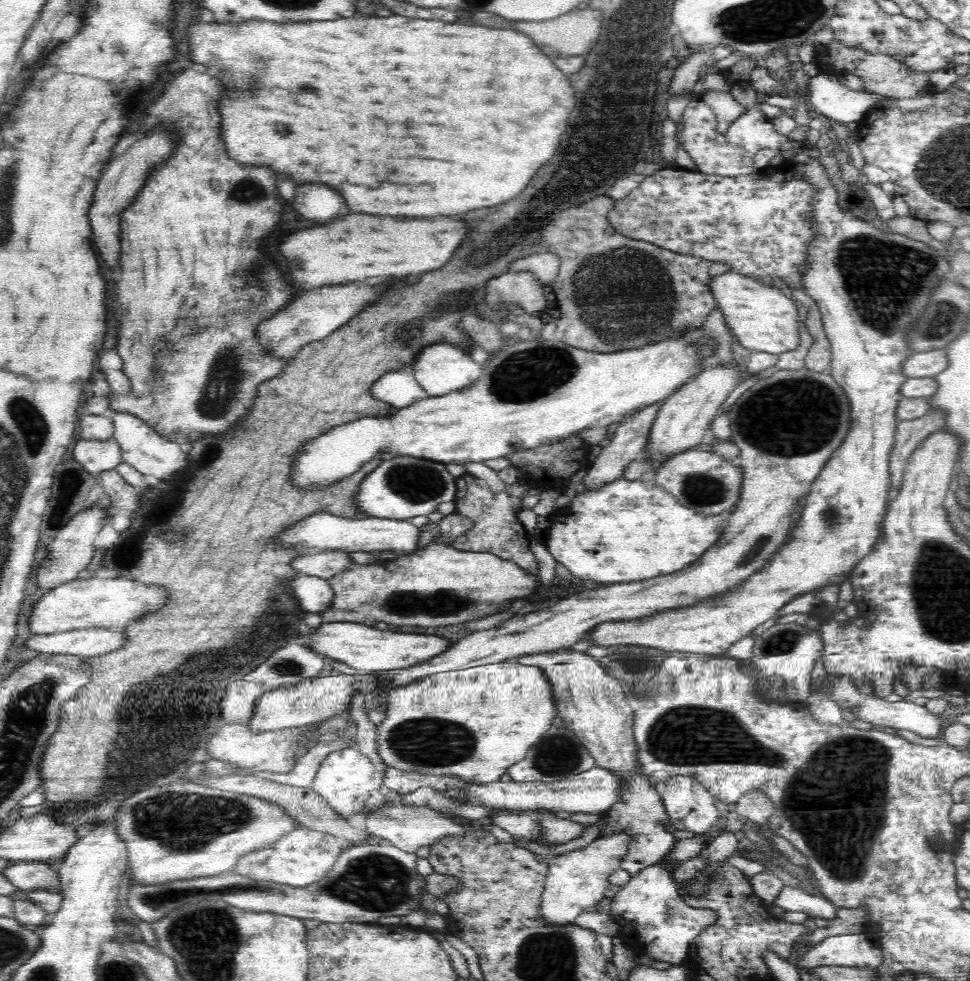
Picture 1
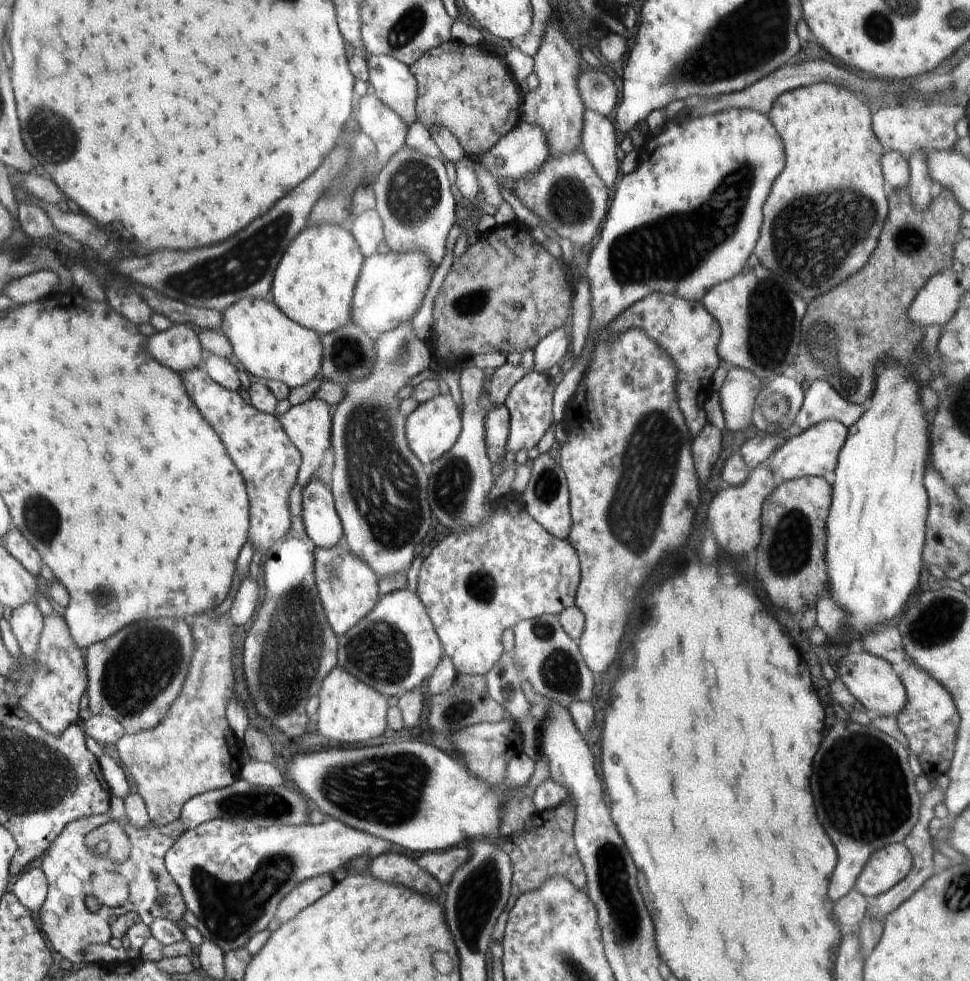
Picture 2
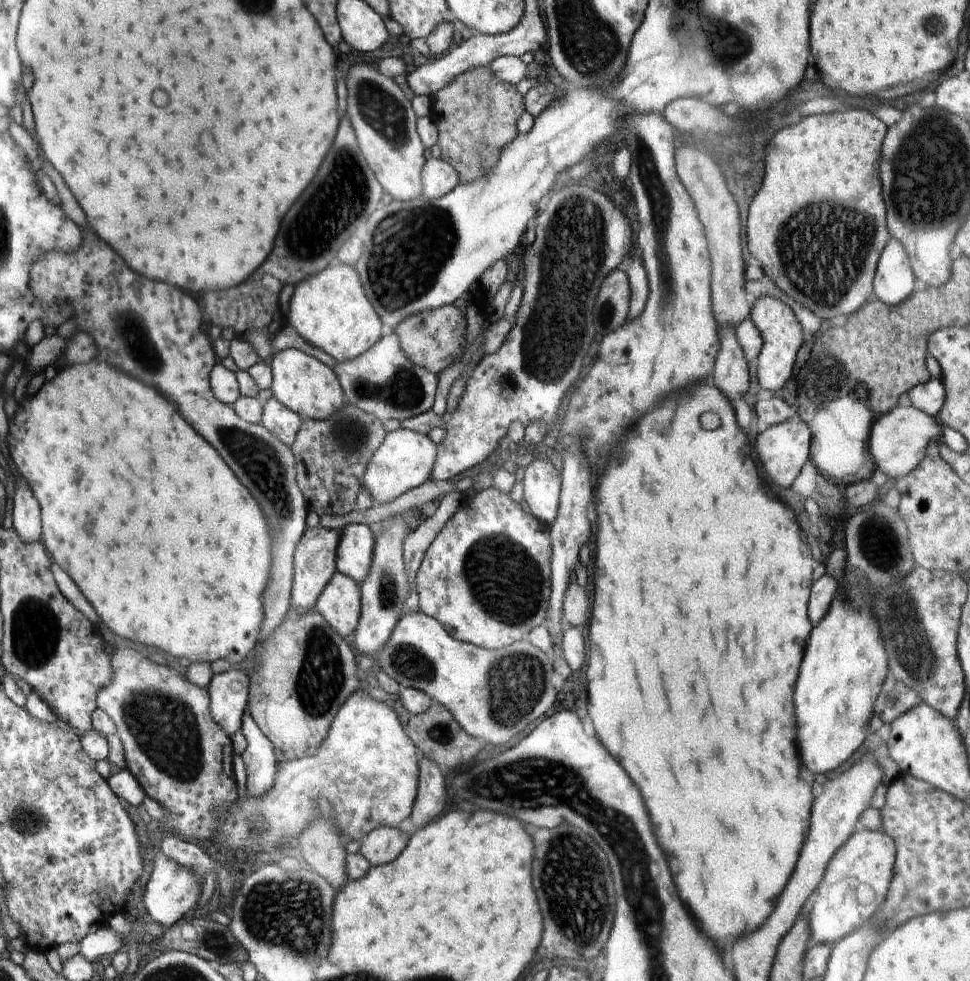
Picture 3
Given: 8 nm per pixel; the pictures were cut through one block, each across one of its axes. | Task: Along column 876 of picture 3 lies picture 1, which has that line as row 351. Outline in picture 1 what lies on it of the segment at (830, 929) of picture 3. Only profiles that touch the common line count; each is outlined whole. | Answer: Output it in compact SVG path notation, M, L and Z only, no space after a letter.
M803 149L800 154L796 154L796 156L792 156L789 159L790 163L794 163L796 165L796 172L794 175L796 177L802 177L802 179L806 179L806 181L810 181L810 183L814 183L816 185L816 192L814 192L815 202L813 203L814 210L812 210L812 214L810 214L810 219L812 219L812 227L814 227L814 233L816 233L816 239L812 240L812 244L810 244L810 248L808 248L808 258L806 258L806 265L804 268L804 272L802 272L802 283L804 283L804 289L806 294L810 295L815 301L821 313L823 327L825 330L825 334L831 345L831 363L828 366L828 372L834 377L834 380L842 387L844 395L849 400L850 405L850 420L851 427L850 430L846 433L842 444L837 448L836 451L833 452L833 455L830 456L829 461L825 464L825 467L821 470L821 473L818 474L816 480L811 484L811 488L809 489L809 494L806 495L806 504L804 504L804 508L802 508L802 512L800 514L800 518L798 518L798 522L796 522L796 526L794 526L794 530L792 530L792 536L787 538L786 544L782 544L782 546L778 549L778 552L768 560L767 564L760 570L757 571L754 575L746 578L744 582L741 582L737 587L733 587L732 589L726 590L725 592L719 593L718 595L714 595L712 598L707 598L706 600L700 601L696 605L692 605L690 607L680 607L678 609L670 609L668 611L663 611L660 613L653 613L650 617L645 617L644 620L622 620L622 622L602 622L602 624L598 624L598 626L594 626L590 632L588 632L588 636L584 638L584 640L590 640L593 642L593 645L598 646L623 646L623 645L634 645L641 646L644 648L658 648L668 653L672 653L673 651L678 651L681 653L696 653L697 655L722 655L728 648L730 648L731 643L740 640L748 636L755 627L760 626L760 624L764 624L767 620L775 619L777 617L778 610L782 608L782 606L786 606L789 600L792 600L797 595L807 592L814 592L819 588L822 588L822 585L826 584L842 584L846 582L846 579L849 575L852 574L852 570L856 568L858 562L860 560L864 560L872 550L874 550L874 546L878 544L878 539L881 539L882 531L881 524L884 520L885 512L889 507L890 501L893 498L893 493L890 492L890 473L889 473L889 456L891 450L894 446L894 435L897 429L897 416L896 416L896 407L898 406L898 402L903 397L900 394L900 387L904 382L906 382L907 377L903 375L901 366L902 363L913 353L911 352L910 345L908 345L906 338L906 330L918 320L918 316L920 316L920 312L926 308L926 304L928 304L928 298L931 297L930 292L932 292L932 288L937 286L937 284L944 278L948 276L944 276L946 272L948 274L951 272L950 263L949 263L949 254L950 249L936 249L928 246L925 242L920 240L916 240L910 236L906 236L904 234L898 234L892 230L882 230L881 228L877 228L873 224L866 222L862 218L856 218L851 212L846 212L838 208L838 195L835 189L836 177L834 171L829 171L824 166L824 160L814 160L808 153L807 150Z

